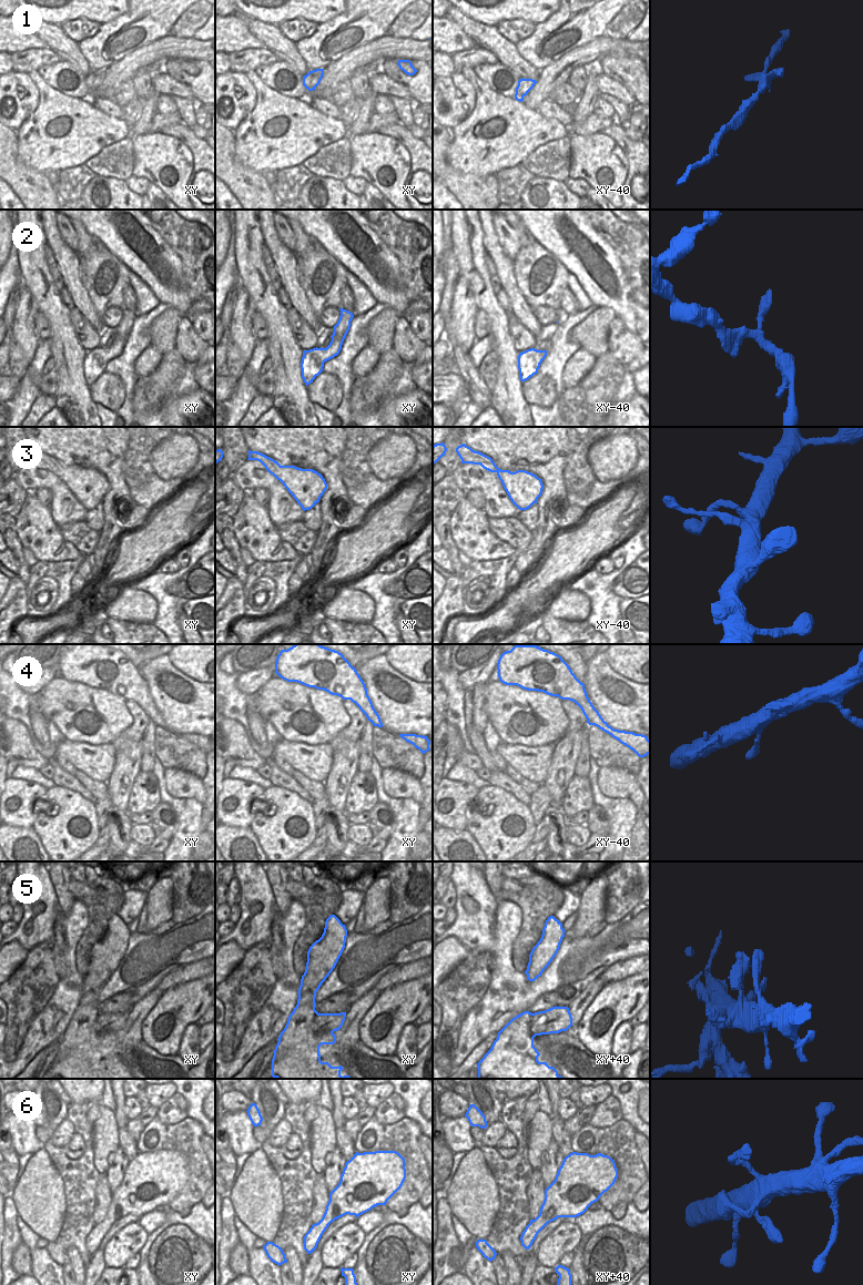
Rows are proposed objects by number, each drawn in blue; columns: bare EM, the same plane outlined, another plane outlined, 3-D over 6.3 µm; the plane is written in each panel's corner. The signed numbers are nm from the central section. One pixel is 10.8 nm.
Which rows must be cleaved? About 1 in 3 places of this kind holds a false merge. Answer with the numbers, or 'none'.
none

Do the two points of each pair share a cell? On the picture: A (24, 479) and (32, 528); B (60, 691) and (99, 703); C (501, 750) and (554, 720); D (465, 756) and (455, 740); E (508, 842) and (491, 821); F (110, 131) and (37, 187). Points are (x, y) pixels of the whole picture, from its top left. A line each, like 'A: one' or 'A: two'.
A: two
B: one
C: two
D: one
E: one
F: two

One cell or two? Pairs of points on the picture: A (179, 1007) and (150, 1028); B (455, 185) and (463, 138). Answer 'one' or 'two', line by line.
A: one
B: two

